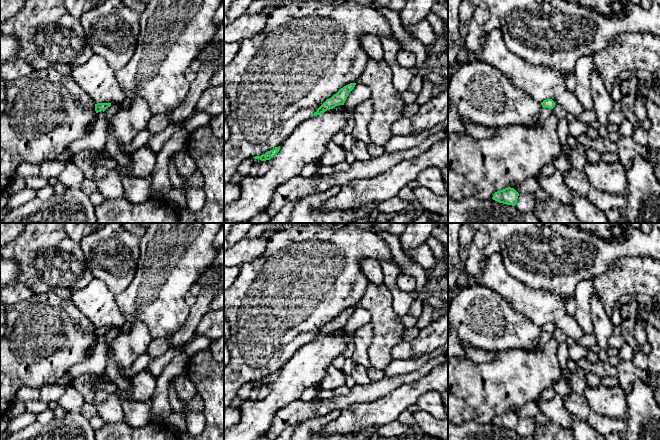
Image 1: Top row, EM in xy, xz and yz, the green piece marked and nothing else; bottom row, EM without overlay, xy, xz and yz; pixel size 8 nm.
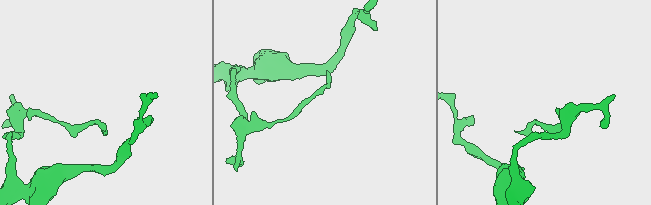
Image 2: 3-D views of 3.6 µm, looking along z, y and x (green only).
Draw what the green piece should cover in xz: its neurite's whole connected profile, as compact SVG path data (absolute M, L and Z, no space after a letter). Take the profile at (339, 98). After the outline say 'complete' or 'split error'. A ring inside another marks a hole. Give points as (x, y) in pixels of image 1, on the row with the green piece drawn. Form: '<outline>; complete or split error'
M350 83L343 88L341 88L336 94L334 94L331 98L327 99L311 116L317 116L321 113L333 109L336 106L344 105L349 93L354 89L356 83Z; complete

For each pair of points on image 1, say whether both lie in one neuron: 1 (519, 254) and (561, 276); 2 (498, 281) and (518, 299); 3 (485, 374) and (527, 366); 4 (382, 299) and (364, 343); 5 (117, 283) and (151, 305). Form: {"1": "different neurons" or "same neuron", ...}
{"1": "same neuron", "2": "same neuron", "3": "same neuron", "4": "different neurons", "5": "different neurons"}

